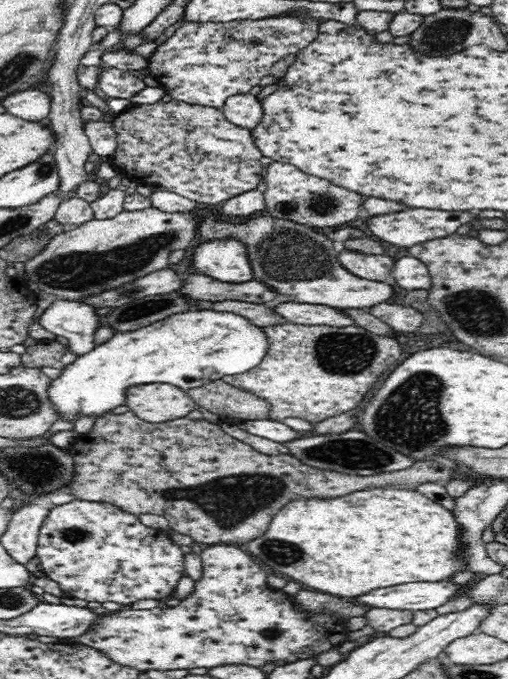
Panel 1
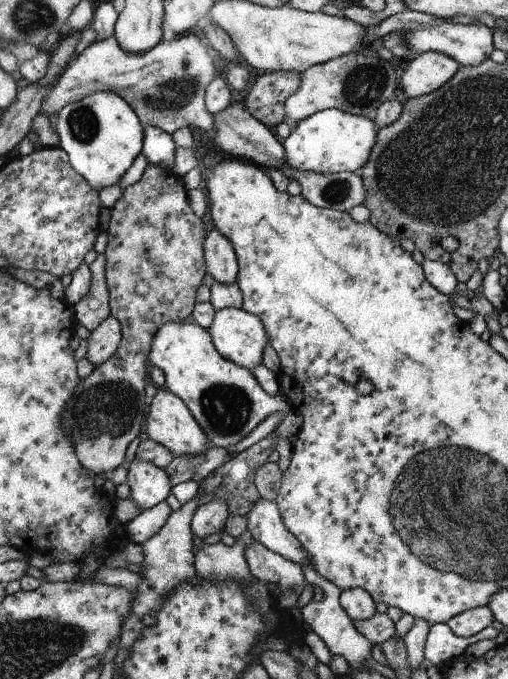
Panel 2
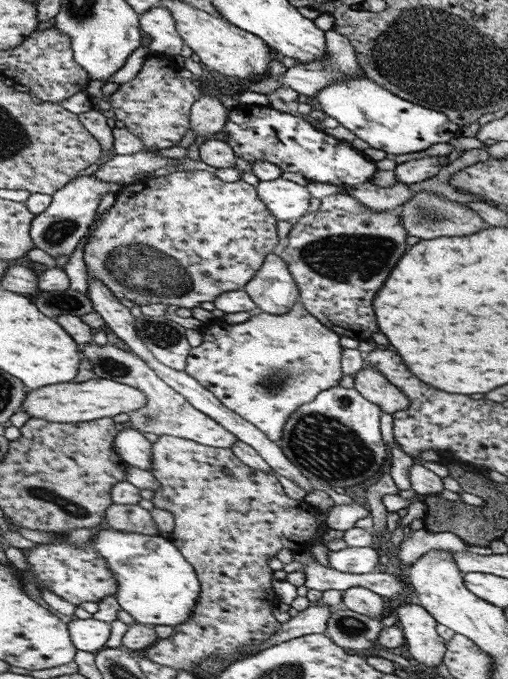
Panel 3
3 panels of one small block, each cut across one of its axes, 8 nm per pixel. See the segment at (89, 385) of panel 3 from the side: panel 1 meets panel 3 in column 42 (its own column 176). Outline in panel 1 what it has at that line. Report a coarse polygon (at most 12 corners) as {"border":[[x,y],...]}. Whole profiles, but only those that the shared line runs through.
{"border":[[166,383],[130,386],[130,412],[150,423],[184,418],[197,408]]}

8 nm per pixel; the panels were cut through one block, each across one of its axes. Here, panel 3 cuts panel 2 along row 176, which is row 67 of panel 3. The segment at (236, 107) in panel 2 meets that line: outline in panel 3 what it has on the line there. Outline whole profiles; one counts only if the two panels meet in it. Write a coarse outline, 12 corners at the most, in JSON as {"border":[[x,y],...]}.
{"border":[[325,32],[326,60],[254,80],[273,96],[284,85],[316,98],[347,76],[364,75],[348,38]]}

